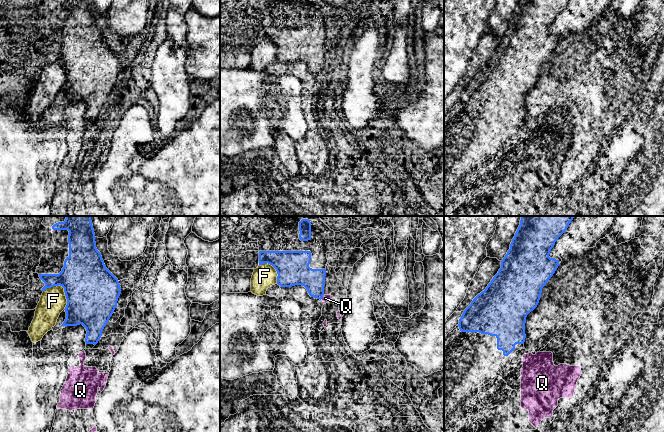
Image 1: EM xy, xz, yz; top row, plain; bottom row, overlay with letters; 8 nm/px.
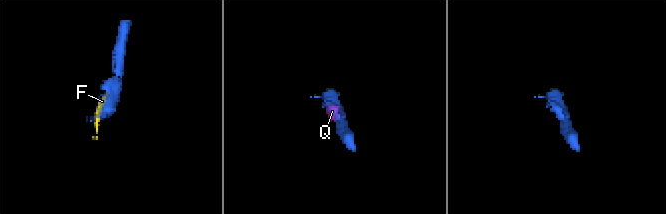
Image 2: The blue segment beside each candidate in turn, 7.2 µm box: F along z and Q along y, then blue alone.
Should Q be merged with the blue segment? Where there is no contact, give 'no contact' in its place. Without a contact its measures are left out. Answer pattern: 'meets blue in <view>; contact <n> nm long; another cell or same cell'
meets blue in xz; contact 50 nm long; another cell

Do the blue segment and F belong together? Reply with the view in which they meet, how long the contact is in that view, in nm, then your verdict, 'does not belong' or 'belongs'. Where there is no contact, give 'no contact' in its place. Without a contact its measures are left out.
meets blue in xy; contact 240 nm long; does not belong

